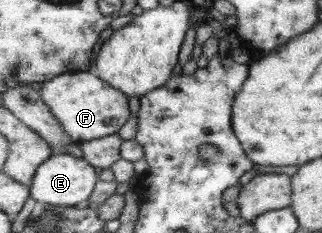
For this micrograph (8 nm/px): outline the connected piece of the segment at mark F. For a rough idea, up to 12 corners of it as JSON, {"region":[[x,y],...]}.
{"region":[[90,72],[38,91],[73,141],[118,133],[128,96]]}

